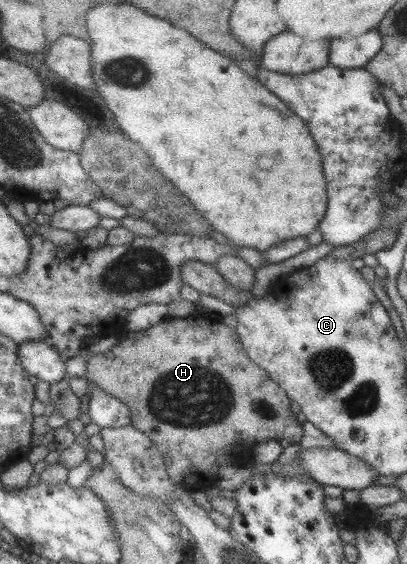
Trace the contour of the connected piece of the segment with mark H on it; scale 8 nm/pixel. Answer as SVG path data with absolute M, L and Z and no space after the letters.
M197 311L197 313L188 317L178 318L170 315L164 320L157 322L154 326L149 326L146 330L136 331L130 336L118 339L117 343L105 353L91 353L85 356L85 374L84 377L90 381L90 385L96 385L106 394L117 398L122 404L128 407L130 422L136 430L142 432L150 441L154 442L155 449L160 453L166 474L175 484L182 485L186 488L205 489L213 486L215 480L215 472L222 465L238 465L244 466L252 461L249 454L252 446L256 446L258 442L264 440L282 439L288 440L291 444L299 443L303 434L301 422L298 422L296 415L290 409L290 401L284 390L280 388L264 370L256 363L253 363L245 353L235 328L225 325L219 314Z

